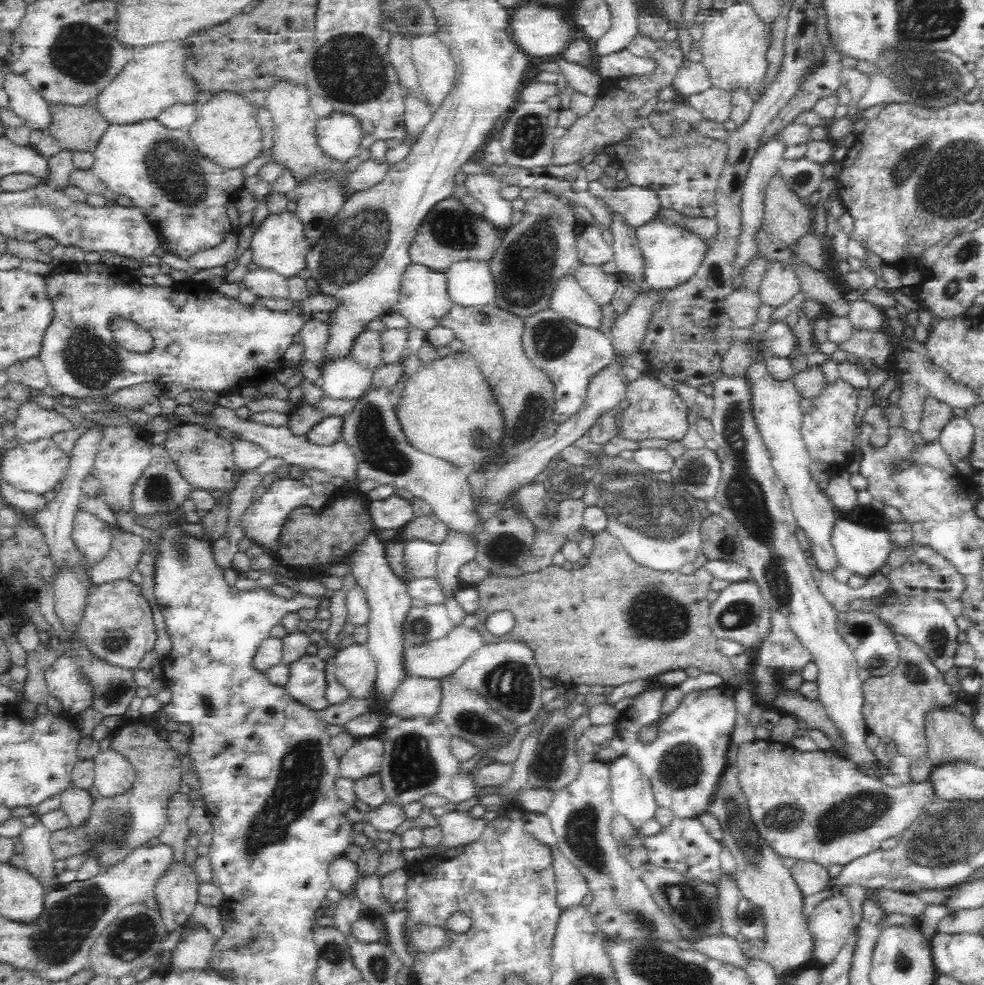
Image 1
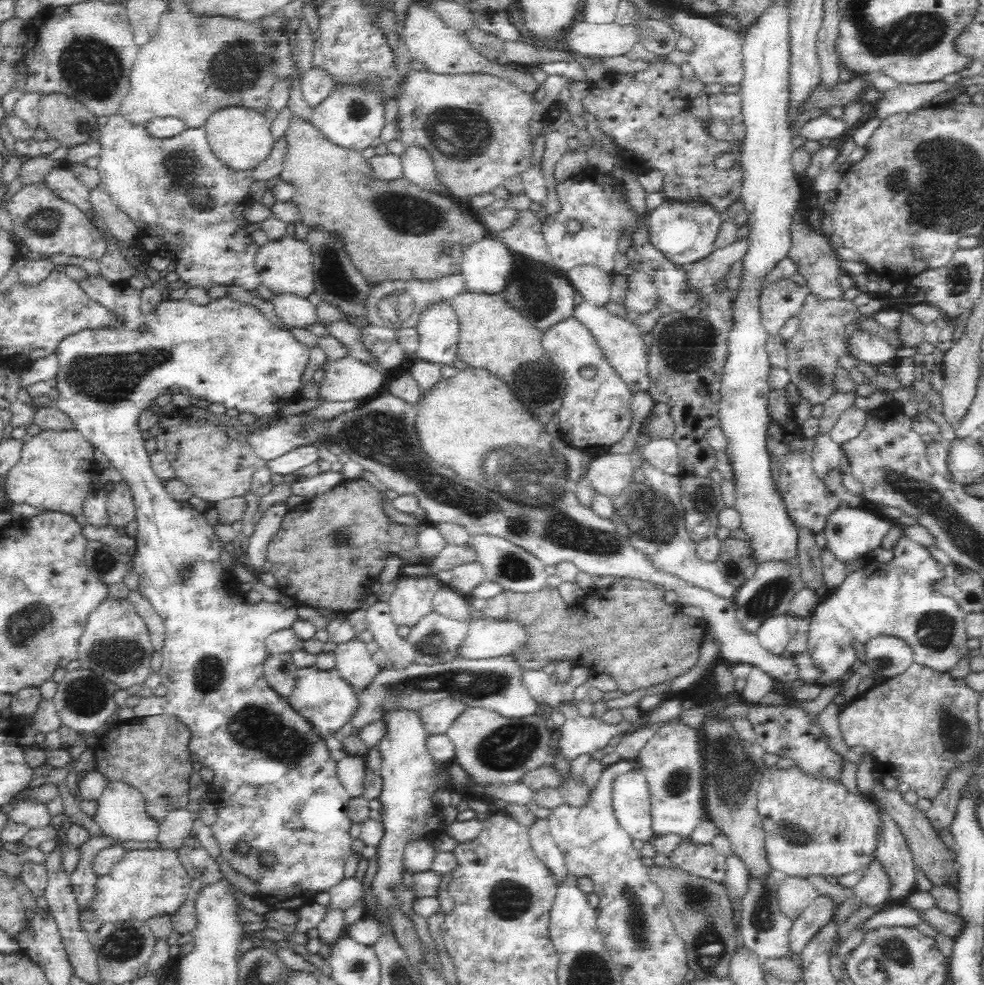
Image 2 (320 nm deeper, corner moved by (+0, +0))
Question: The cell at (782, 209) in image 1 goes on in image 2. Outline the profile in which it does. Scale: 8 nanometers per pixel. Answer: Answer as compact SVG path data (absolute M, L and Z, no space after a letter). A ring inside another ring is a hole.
M799 205L795 208L790 223L791 247L788 258L796 264L798 274L804 277L812 294L825 299L842 298L844 290L839 287L838 282L838 275L842 272L840 268L842 260L834 253L834 248L829 242L829 235L810 225L808 214L809 208L804 210Z

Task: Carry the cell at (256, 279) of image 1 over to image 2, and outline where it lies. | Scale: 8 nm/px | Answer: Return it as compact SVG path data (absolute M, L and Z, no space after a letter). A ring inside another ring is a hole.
M290 292L272 293L270 301L273 304L276 316L285 323L285 328L300 329L316 322L316 307L307 297Z

